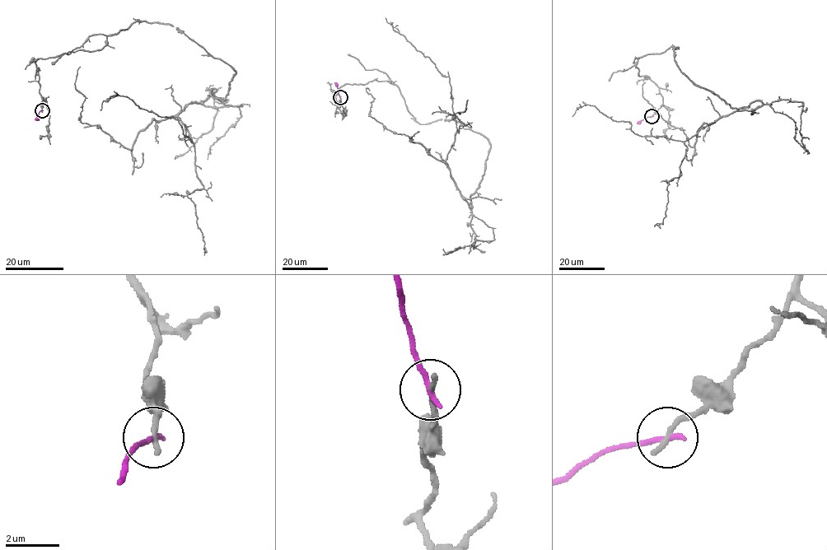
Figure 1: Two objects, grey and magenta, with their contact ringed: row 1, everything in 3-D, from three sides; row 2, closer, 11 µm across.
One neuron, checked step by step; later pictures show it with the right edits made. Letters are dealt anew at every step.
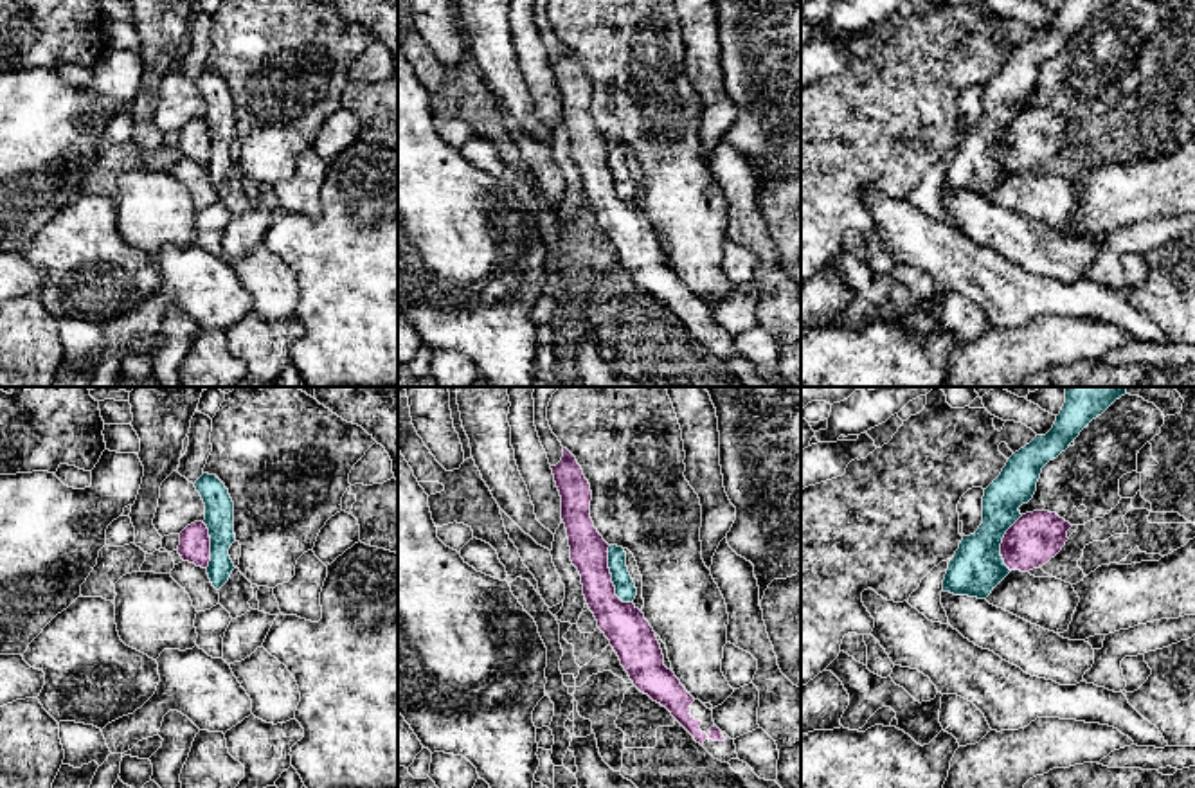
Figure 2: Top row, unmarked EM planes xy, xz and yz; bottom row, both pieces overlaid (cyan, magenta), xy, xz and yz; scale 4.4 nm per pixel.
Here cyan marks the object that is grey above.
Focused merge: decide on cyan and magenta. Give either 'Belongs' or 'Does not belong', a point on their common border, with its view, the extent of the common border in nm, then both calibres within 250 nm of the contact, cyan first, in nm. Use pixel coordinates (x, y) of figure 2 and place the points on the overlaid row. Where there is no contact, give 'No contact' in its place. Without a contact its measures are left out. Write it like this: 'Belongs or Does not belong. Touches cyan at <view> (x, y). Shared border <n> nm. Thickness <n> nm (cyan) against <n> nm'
Does not belong. Touches cyan at xz (612, 578). Shared border 280 nm. Thickness 100 nm (cyan) against 190 nm

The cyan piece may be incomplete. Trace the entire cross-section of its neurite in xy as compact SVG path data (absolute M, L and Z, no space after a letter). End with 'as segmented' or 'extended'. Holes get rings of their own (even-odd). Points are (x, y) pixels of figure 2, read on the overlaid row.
M203 473L194 482L194 488L205 504L203 524L207 525L211 536L211 561L207 574L212 587L220 590L236 569L229 556L229 549L236 542L234 502L229 489L216 475Z; as segmented

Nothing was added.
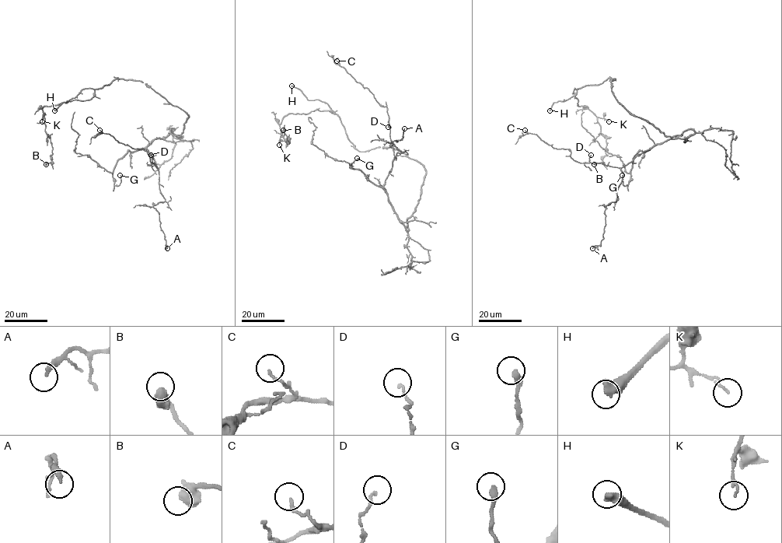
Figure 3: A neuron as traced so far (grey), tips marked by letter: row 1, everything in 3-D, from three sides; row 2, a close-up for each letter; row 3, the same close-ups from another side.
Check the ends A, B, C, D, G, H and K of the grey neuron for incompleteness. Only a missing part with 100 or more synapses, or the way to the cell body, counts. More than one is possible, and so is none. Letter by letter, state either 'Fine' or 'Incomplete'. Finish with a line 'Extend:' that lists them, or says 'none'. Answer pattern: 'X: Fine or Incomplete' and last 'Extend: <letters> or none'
A: Fine
B: Fine
C: Fine
D: Fine
G: Fine
H: Incomplete
K: Fine
Extend: H

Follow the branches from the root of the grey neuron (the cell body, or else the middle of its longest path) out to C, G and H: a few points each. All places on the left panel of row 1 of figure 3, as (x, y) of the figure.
C: (184, 124), (181, 136), (172, 134), (171, 129), (146, 148), (157, 167), (145, 150), (120, 143), (99, 130)
G: (184, 124), (179, 136), (171, 129), (165, 136), (128, 151), (113, 169), (114, 185), (120, 184), (120, 175)
H: (184, 124), (188, 116), (145, 83), (117, 78), (109, 85), (96, 89), (90, 99), (64, 102), (54, 110)

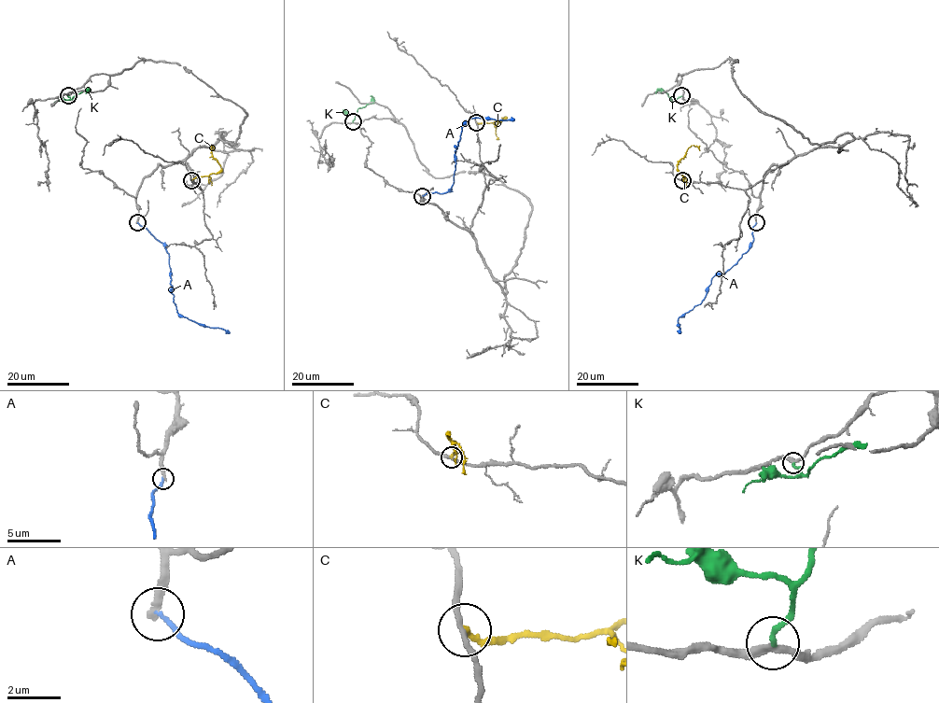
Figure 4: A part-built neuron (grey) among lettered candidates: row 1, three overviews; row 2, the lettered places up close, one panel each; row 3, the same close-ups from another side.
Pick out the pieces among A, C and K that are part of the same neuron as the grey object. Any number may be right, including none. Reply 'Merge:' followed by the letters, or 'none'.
Merge: none

